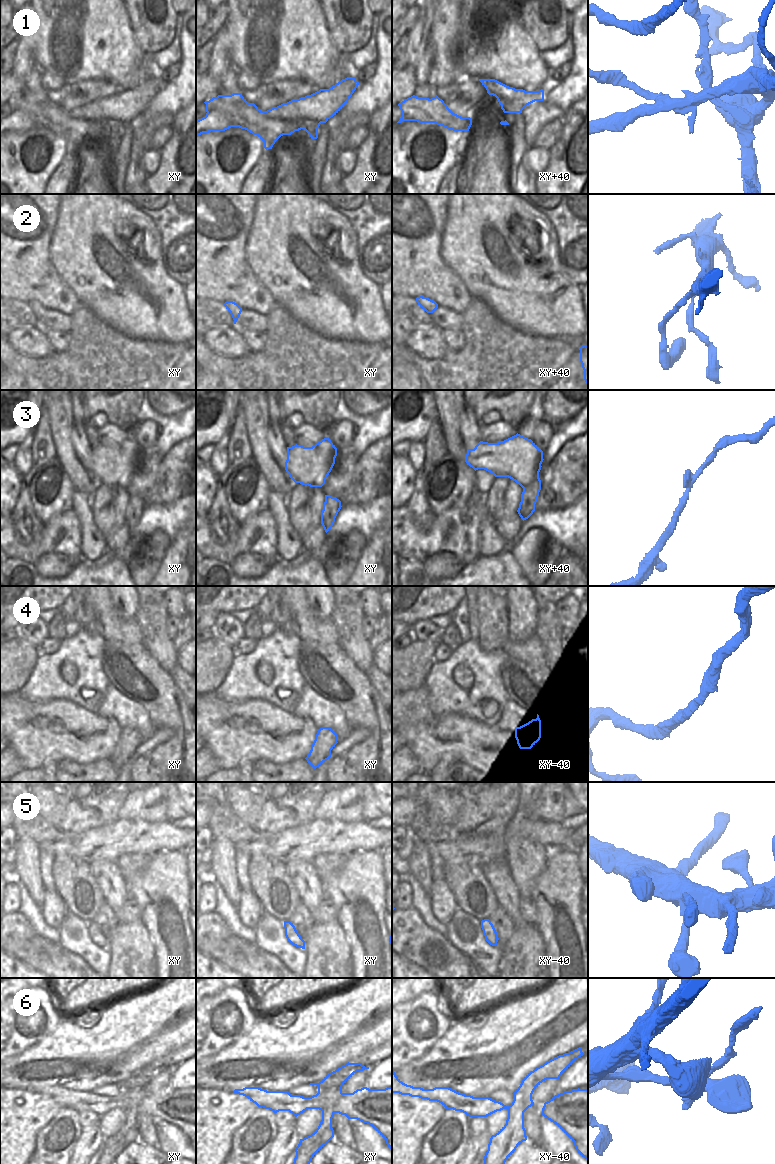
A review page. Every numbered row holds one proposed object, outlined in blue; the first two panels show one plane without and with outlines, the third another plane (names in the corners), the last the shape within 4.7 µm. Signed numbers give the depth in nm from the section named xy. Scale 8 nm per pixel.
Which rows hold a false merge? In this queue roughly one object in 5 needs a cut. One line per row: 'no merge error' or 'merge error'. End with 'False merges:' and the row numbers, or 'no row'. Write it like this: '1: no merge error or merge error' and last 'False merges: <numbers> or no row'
1: merge error
2: no merge error
3: no merge error
4: no merge error
5: no merge error
6: merge error
False merges: 1, 6

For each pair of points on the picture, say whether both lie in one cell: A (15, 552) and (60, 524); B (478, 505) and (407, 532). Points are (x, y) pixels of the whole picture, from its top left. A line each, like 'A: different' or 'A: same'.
A: same
B: same

